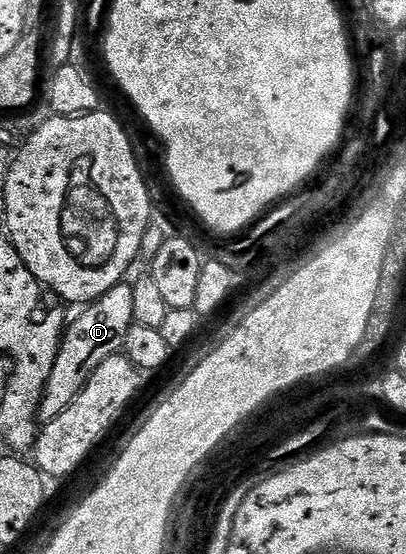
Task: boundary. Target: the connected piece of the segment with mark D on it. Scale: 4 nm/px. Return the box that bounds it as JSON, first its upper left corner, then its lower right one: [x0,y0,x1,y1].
[38,281,135,425]

